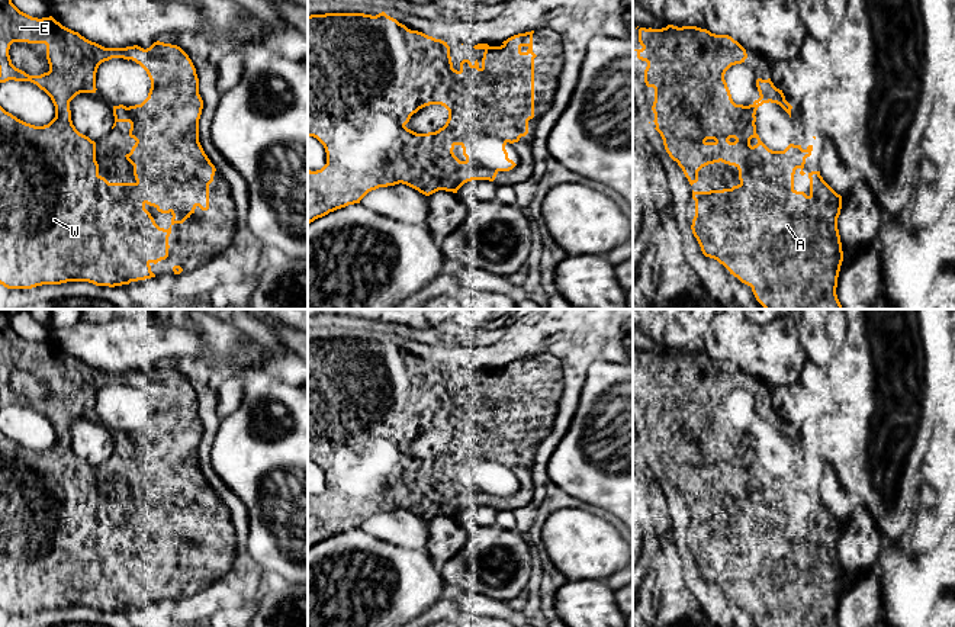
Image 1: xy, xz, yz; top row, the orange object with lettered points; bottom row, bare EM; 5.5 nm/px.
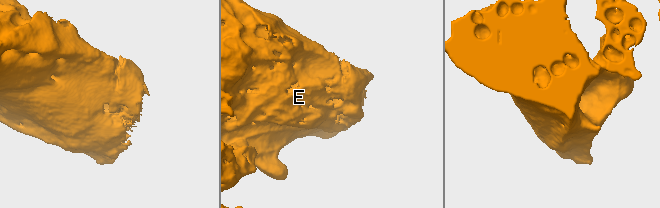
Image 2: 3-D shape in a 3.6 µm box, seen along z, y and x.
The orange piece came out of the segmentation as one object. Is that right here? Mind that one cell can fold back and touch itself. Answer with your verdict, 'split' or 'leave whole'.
leave whole

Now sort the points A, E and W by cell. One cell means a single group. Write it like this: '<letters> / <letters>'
A E W

